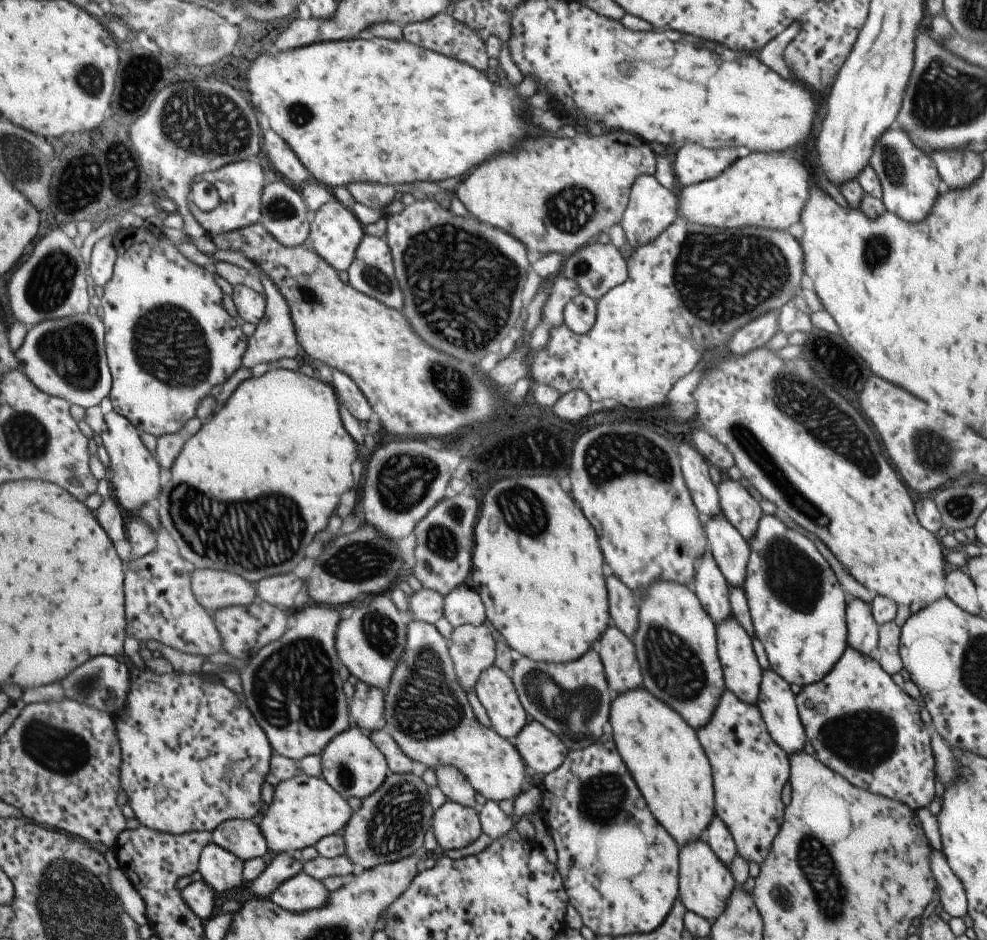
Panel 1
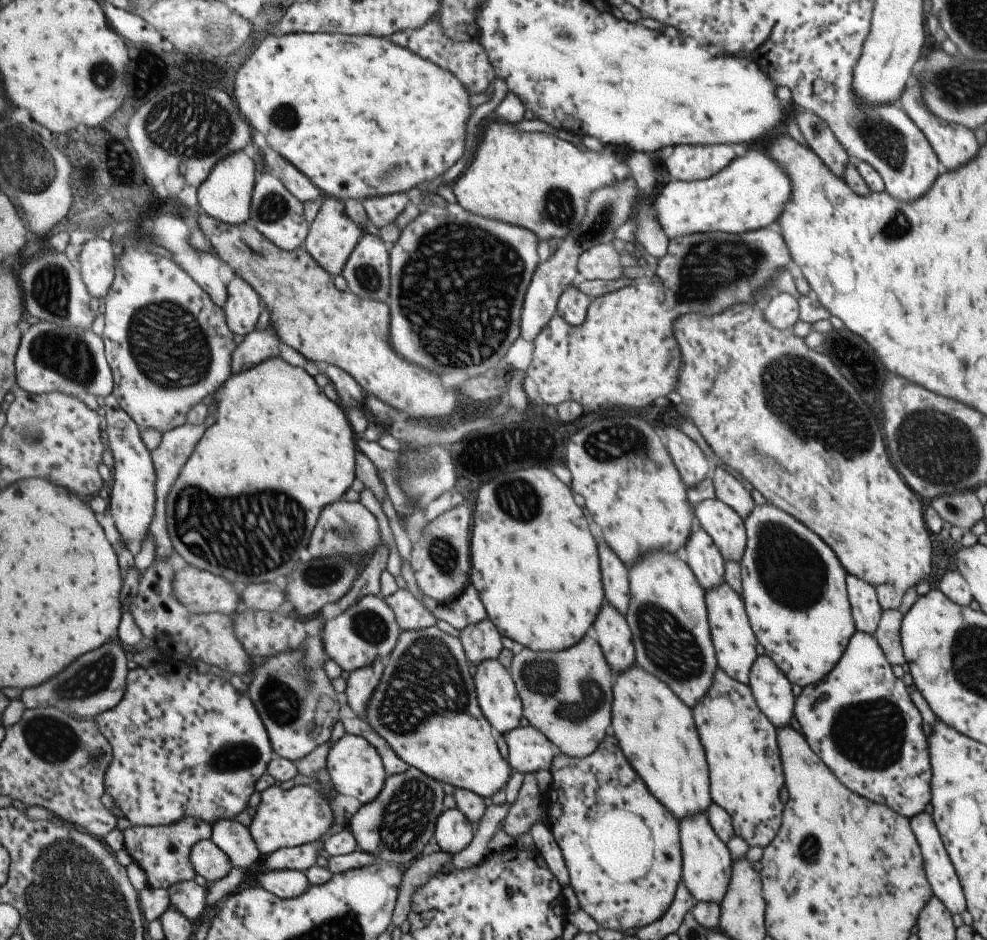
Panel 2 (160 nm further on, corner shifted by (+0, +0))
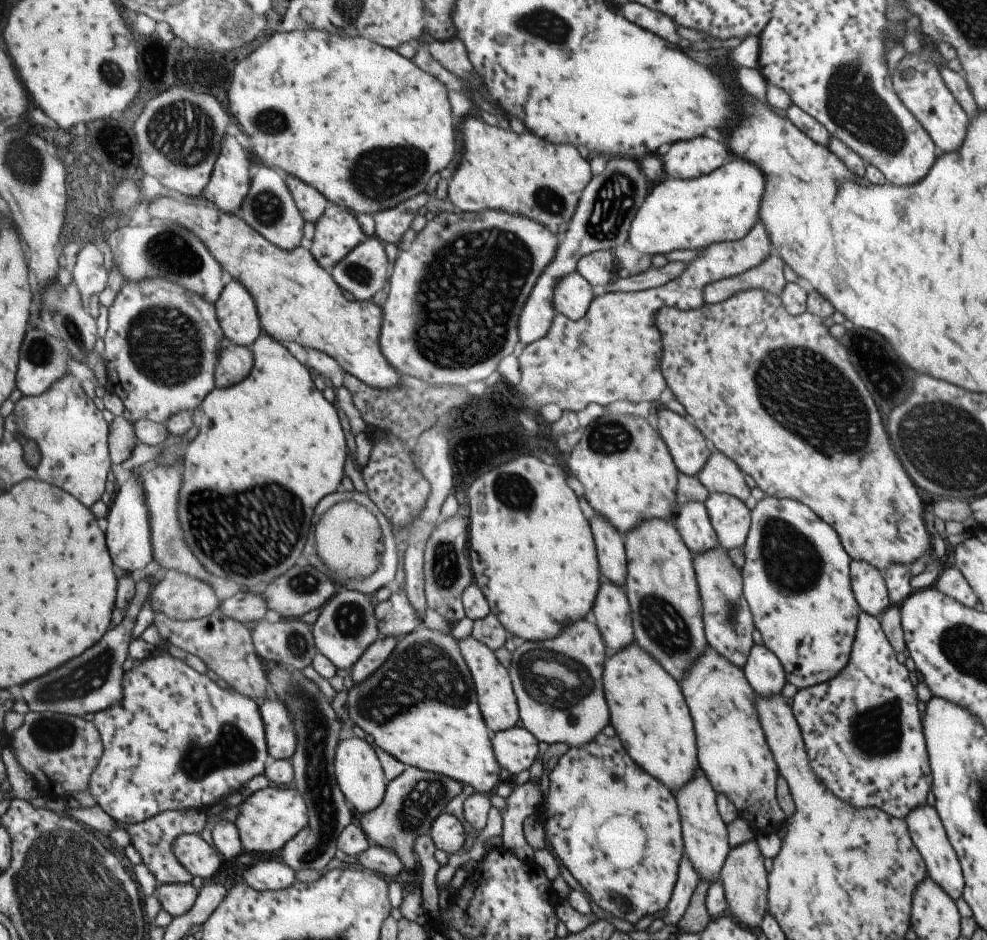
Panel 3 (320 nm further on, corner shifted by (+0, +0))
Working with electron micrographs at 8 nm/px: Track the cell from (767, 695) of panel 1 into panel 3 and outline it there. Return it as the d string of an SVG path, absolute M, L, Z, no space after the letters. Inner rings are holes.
M752 643L747 660L741 669L755 694L764 697L780 693L786 682L781 663L763 644Z

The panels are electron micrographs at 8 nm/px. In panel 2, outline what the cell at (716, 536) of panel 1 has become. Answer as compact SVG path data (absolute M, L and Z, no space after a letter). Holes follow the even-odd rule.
M714 496L694 503L697 524L711 537L725 561L739 562L745 545L744 519Z

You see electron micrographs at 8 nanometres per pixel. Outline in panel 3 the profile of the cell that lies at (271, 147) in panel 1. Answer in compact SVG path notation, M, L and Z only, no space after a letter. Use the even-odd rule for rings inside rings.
M285 174L290 191L294 195L298 209L302 211L304 218L316 224L326 213L330 200L319 192L314 186L303 182L300 178Z

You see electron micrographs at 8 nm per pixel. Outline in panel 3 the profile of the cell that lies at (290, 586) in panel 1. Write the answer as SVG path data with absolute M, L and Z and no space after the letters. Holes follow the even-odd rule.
M239 591L221 602L222 604L219 608L221 612L225 613L225 616L248 626L259 622L269 609L266 600L257 593L248 594L247 592Z

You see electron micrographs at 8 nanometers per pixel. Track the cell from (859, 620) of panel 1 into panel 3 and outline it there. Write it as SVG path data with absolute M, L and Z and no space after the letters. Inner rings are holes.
M851 560L848 566L850 587L858 607L874 617L891 604L880 570L865 561Z

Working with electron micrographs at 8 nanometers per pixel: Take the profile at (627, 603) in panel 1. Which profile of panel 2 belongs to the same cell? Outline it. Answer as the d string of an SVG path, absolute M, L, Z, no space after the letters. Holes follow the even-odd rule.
M607 542L599 544L599 554L603 558L602 579L606 590L606 602L627 614L627 602L630 602L630 588L627 588L627 564L623 562L615 550Z

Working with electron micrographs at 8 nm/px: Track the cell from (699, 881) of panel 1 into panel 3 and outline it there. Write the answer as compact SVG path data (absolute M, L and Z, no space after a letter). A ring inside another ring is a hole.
M695 768L695 778L691 778L691 786L683 786L683 790L677 790L677 794L679 796L675 798L678 799L678 814L681 818L687 861L691 861L700 878L699 881L709 881L711 884L719 880L725 857L730 852L725 831L726 824L717 812L716 792L707 778L703 778L703 772Z

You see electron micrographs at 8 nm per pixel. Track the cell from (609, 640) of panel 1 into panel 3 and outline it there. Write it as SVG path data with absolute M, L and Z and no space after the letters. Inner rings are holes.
M604 578L592 614L596 616L596 624L606 639L606 645L610 653L619 652L634 642L633 619L631 618L630 608L627 604L629 604L629 600L627 600L626 588L617 586L617 584L613 584L613 582L605 582Z

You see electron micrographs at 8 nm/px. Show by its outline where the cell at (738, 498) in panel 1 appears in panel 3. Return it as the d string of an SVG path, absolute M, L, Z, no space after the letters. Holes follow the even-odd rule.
M711 451L695 478L708 493L730 494L748 505L752 502L749 495L750 489L743 481L740 468L719 451Z

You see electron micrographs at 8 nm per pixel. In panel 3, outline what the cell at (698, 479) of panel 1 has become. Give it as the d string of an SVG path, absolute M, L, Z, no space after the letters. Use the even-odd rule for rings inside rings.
M673 406L659 408L657 426L679 472L688 477L695 476L712 451L704 436L694 424L680 416Z

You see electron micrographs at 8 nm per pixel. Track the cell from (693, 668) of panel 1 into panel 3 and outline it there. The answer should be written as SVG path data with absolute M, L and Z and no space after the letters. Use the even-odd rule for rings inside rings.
M651 517L625 534L627 548L627 598L631 604L634 642L643 646L665 670L681 678L683 670L705 649L701 603L692 567L692 554L670 519Z

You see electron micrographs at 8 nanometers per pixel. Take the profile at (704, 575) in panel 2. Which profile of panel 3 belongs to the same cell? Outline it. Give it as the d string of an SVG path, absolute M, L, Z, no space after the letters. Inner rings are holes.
M699 501L683 503L678 510L678 516L672 521L693 556L717 545L718 540L704 503Z

